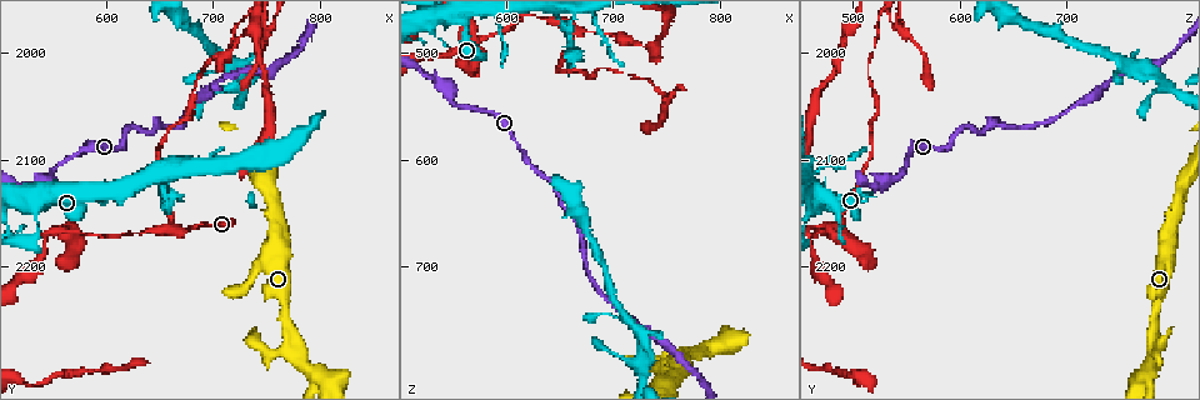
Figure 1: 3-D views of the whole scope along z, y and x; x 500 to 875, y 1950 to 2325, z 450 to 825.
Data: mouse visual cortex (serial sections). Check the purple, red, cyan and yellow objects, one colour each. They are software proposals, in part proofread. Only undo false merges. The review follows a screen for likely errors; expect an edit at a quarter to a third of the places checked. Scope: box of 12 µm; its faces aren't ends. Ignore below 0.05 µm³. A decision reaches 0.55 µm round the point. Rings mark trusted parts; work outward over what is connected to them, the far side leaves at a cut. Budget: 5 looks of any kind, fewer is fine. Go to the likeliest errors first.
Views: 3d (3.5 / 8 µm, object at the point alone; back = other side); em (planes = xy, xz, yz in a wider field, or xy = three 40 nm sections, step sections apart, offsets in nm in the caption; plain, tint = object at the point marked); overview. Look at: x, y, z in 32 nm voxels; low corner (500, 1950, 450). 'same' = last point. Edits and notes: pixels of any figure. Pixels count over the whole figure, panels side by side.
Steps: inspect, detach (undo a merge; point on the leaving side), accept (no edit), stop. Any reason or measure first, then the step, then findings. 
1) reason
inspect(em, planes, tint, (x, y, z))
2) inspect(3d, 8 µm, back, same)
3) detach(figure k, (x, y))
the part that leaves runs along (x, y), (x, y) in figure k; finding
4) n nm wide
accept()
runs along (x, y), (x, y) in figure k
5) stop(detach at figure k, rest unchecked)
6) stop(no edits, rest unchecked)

sharp bend
inspect(3d, 3.5 µm, (620, 2068, 602))

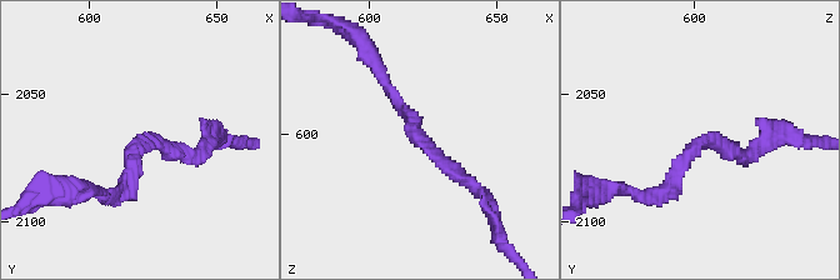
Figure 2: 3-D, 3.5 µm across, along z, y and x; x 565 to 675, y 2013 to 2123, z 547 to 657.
need the tissue
inspect(em, xy, step 3, tint, (618, 2068, 601))

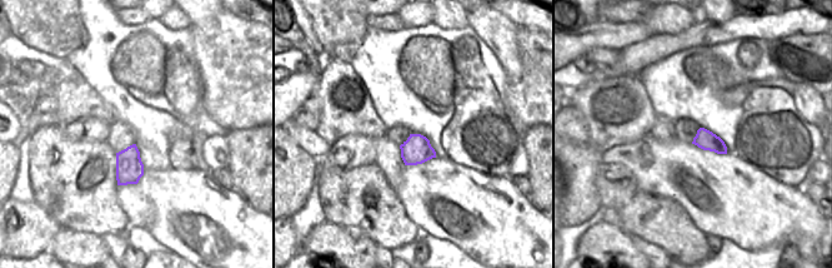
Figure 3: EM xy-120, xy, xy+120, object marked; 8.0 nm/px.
arms of 150, 200 nm
accept()
runs along (390, 91), (414, 136), (479, 190) in figure 2; continuous, no second cell

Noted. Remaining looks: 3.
calibre changes
inspect(3d, 3.5 µm, (668, 2166, 478))

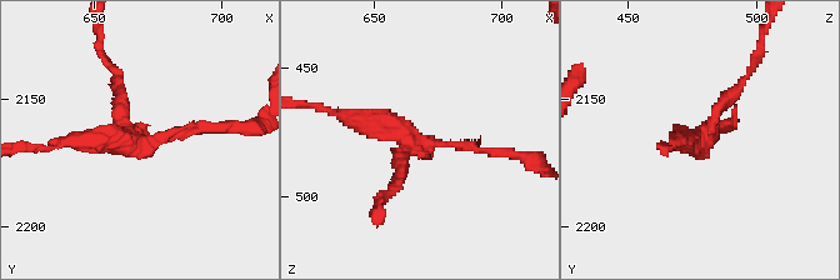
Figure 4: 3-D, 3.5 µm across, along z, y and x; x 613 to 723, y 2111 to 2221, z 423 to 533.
inspect(em, xy, step 3, tint, (666, 2165, 480))

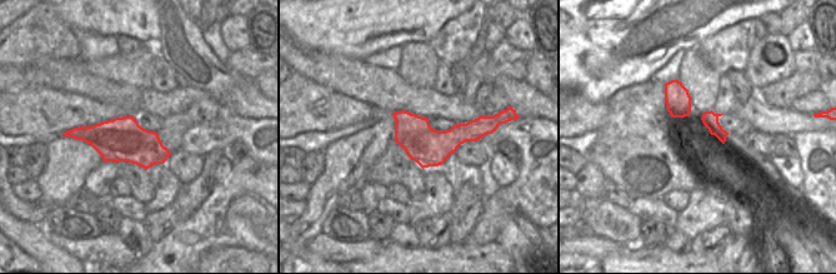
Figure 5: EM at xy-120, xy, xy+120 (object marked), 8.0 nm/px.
accept()
runs along (494, 153), (336, 114) in figure 4; continuous, no second cell

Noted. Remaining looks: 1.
stop(no edits, rest unchecked)

